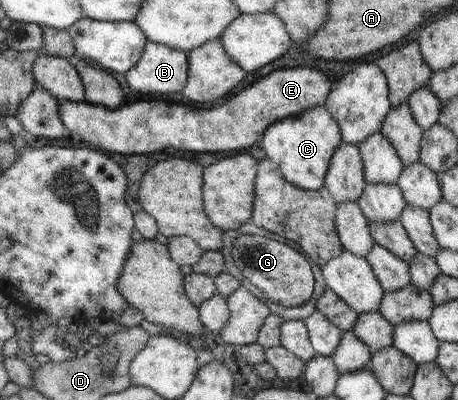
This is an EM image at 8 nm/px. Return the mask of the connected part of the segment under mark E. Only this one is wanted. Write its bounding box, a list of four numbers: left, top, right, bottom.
[17,68,333,155]

